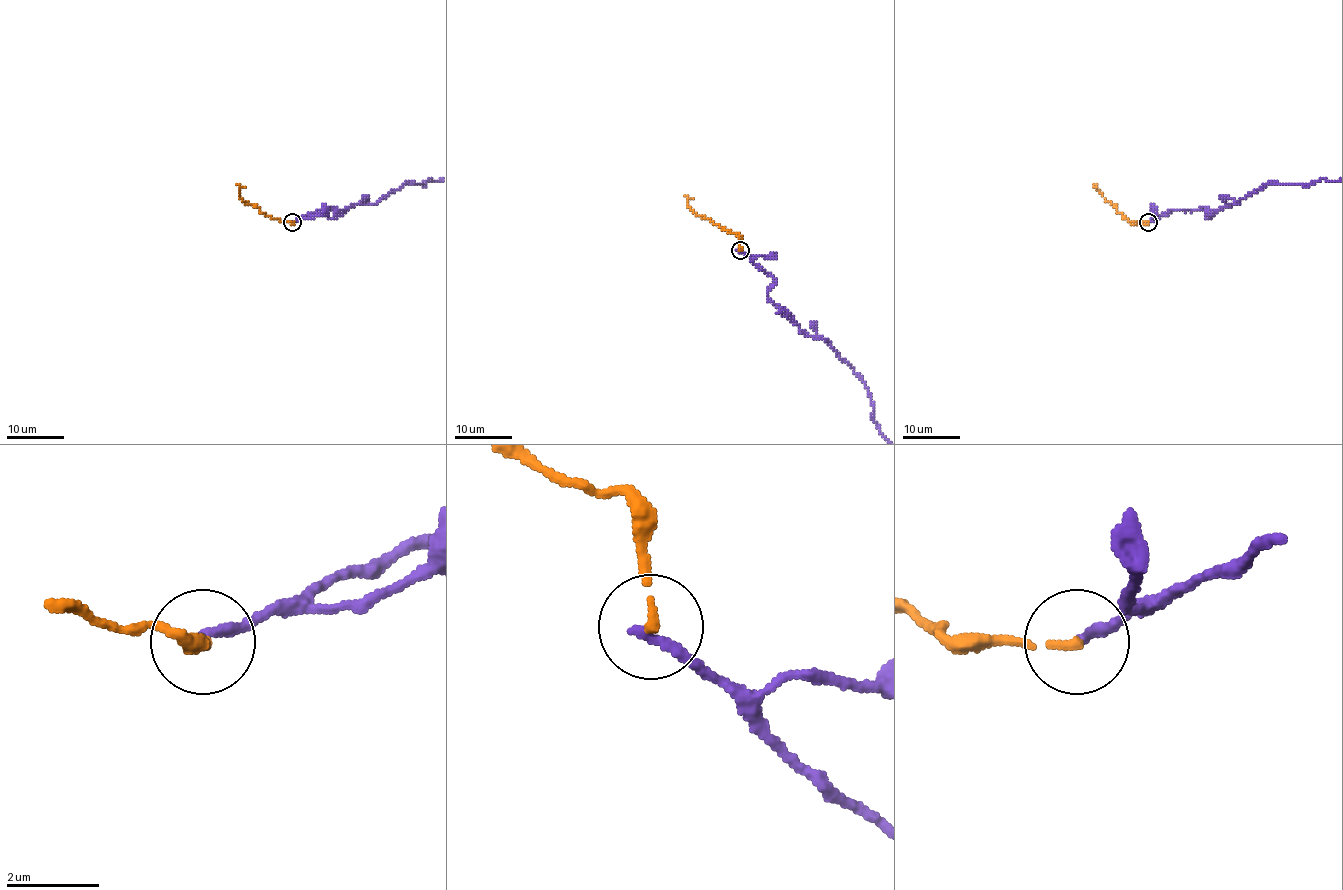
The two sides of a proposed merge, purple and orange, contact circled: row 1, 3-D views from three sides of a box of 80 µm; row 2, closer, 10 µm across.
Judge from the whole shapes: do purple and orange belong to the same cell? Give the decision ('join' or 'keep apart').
keep apart

